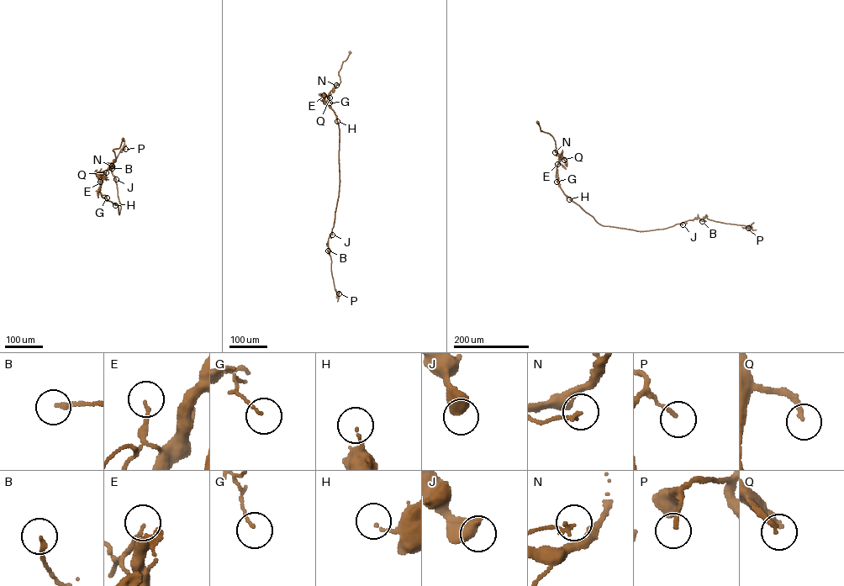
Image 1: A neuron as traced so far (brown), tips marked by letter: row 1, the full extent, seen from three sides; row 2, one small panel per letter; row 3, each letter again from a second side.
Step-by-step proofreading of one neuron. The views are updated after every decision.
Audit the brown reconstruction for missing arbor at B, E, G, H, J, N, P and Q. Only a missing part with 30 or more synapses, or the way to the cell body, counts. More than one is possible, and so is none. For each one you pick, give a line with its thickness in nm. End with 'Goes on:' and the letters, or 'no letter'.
Q: calibre 180 nm
Goes on: Q

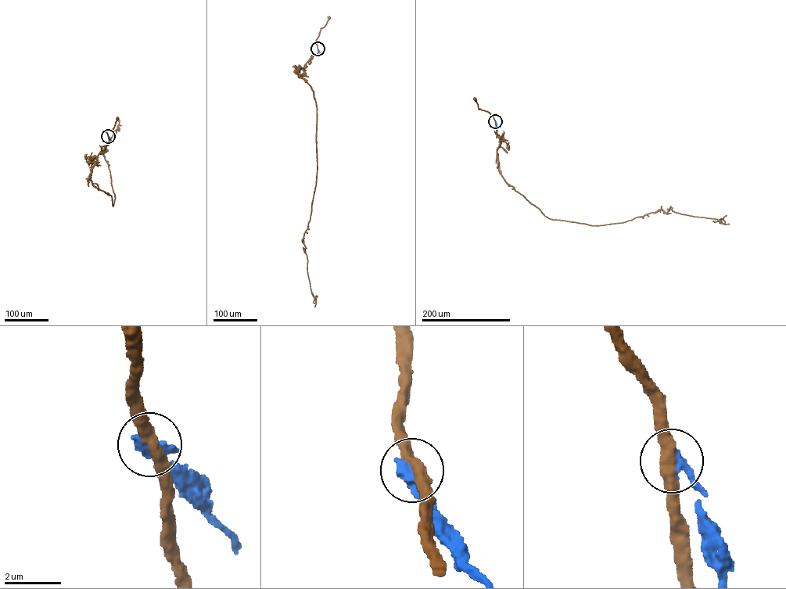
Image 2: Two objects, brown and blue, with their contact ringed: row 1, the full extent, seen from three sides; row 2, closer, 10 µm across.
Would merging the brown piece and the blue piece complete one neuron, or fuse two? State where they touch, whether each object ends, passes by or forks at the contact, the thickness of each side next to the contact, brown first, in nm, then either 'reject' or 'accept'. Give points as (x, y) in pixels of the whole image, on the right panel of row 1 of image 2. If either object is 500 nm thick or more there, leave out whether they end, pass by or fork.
(495, 121) | 400/500 nm | reject

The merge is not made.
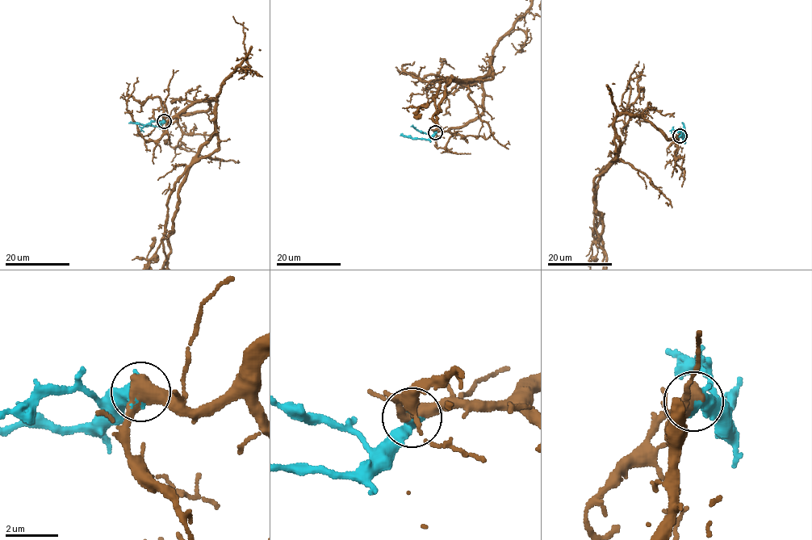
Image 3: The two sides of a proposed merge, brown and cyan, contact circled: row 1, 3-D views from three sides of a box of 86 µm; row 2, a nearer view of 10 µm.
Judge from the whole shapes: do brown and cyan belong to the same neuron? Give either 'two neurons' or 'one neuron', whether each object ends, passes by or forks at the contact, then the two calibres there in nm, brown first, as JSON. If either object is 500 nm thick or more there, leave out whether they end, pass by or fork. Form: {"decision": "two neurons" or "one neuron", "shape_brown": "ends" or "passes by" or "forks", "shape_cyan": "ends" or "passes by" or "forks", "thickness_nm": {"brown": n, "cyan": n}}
{"decision": "one neuron", "thickness_nm": {"brown": 460, "cyan": 700}}

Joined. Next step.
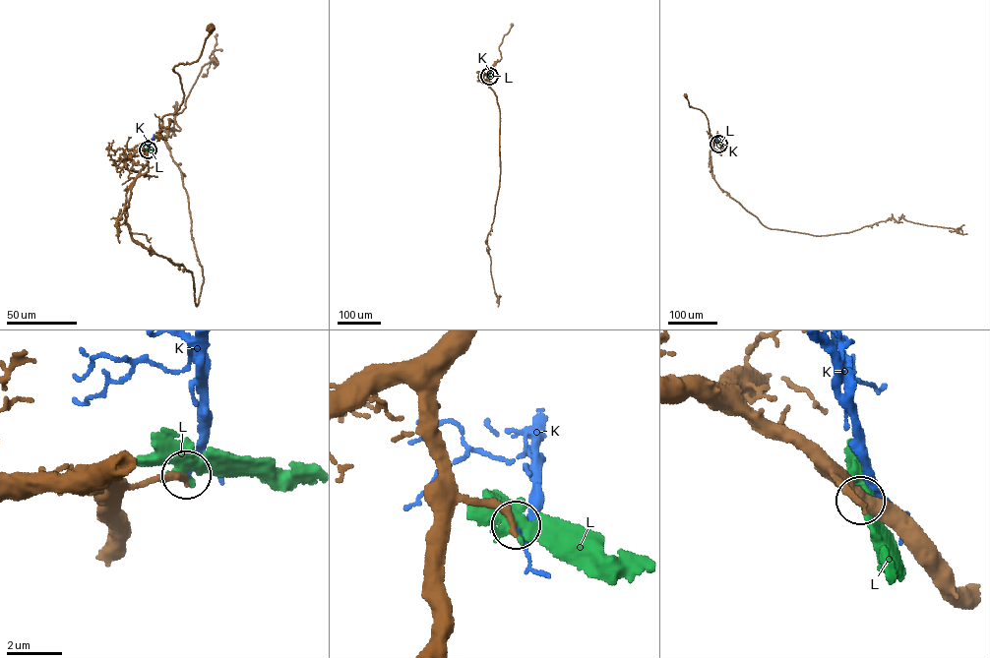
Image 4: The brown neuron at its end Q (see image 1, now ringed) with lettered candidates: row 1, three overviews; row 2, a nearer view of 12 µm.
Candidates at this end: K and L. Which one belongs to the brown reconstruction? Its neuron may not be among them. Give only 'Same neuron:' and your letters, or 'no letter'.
Same neuron: K

